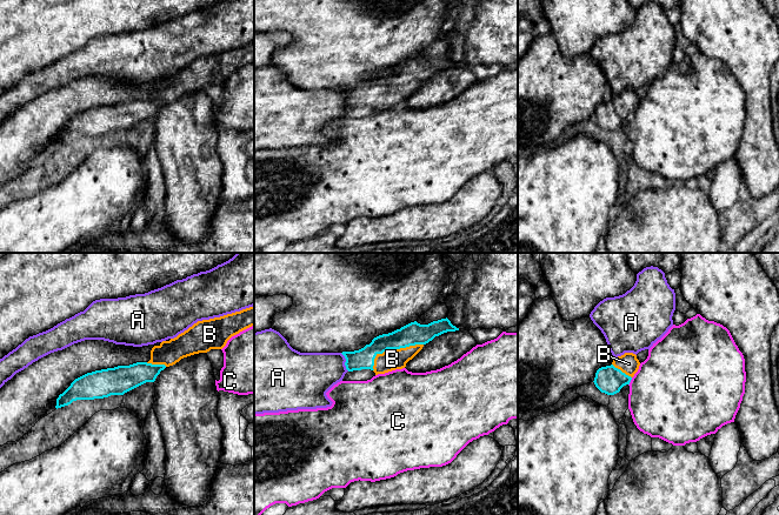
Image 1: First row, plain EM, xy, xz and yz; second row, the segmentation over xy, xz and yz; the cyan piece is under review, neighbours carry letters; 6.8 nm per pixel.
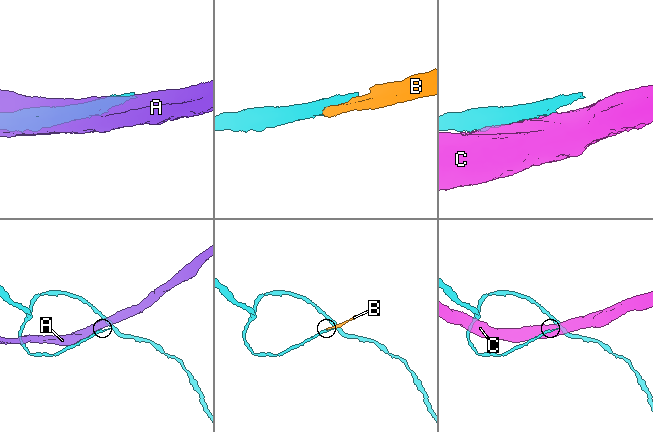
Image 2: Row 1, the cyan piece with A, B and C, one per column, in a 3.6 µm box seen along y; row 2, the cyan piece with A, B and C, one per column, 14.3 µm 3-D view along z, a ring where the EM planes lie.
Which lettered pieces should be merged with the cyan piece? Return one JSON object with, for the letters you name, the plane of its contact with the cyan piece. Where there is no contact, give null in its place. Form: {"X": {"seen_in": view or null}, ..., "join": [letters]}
{"B": {"seen_in": "xz"}, "join": ["B"]}

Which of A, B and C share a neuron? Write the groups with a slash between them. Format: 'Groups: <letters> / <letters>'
Groups: A / B / C

